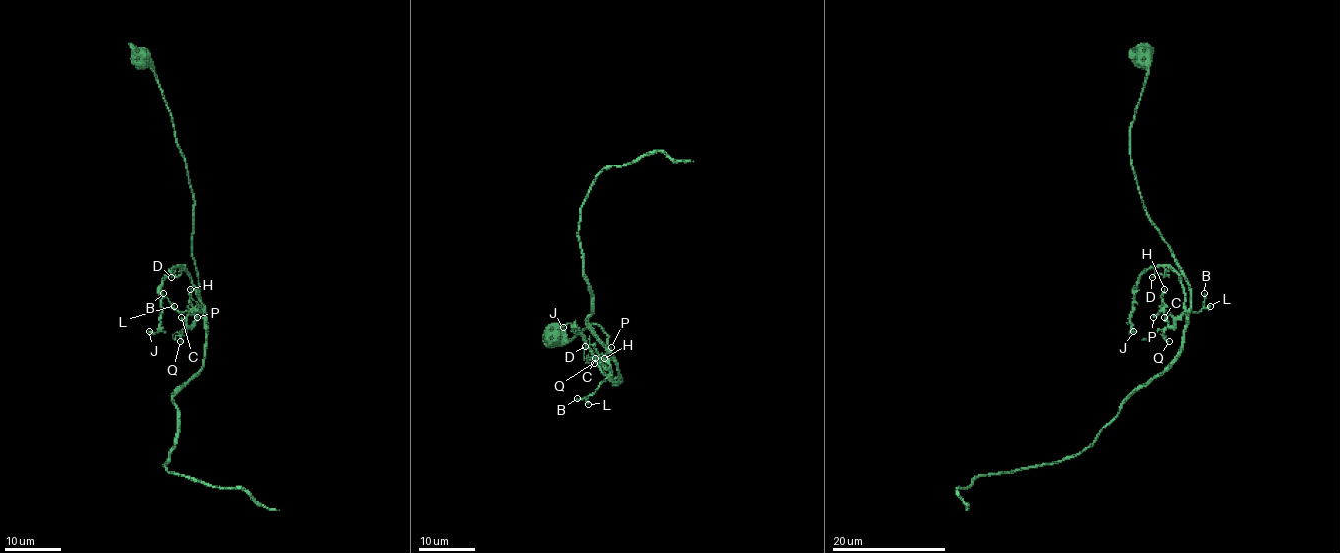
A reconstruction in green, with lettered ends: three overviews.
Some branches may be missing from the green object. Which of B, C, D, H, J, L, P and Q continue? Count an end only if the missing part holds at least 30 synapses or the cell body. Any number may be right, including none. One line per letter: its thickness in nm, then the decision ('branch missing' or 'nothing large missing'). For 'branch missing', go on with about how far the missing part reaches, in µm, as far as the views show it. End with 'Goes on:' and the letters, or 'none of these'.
B: 130 nm | nothing large missing
C: 130 nm | nothing large missing
D: 120 nm | nothing large missing
H: 140 nm | nothing large missing
J: 130 nm | nothing large missing
L: 180 nm | nothing large missing
P: 140 nm | nothing large missing
Q: 130 nm | nothing large missing
Goes on: none of these

